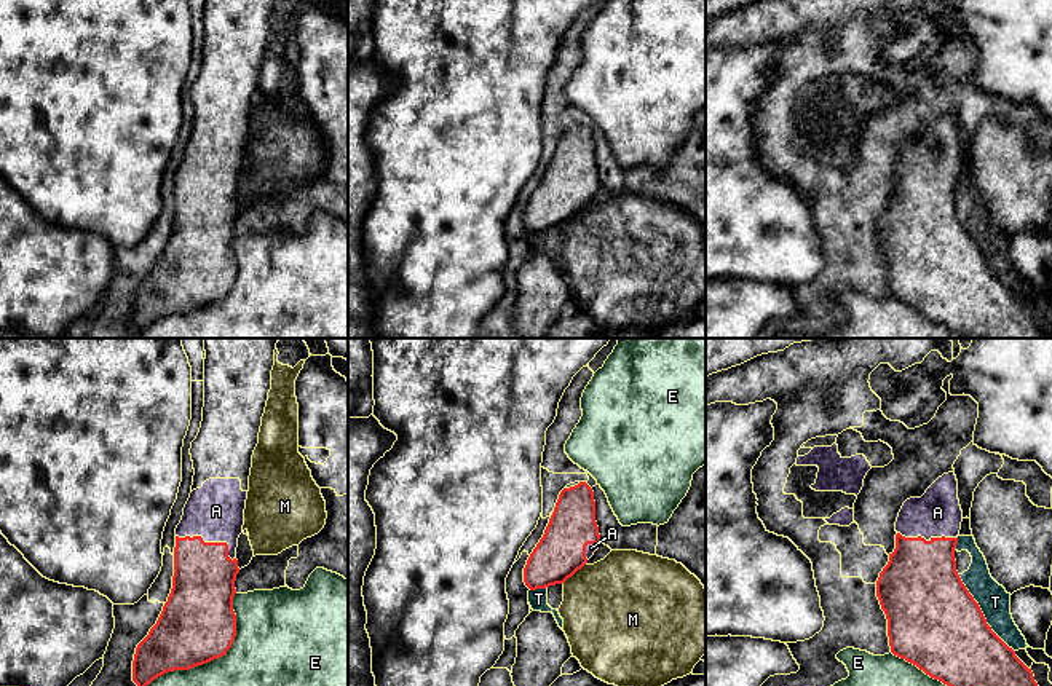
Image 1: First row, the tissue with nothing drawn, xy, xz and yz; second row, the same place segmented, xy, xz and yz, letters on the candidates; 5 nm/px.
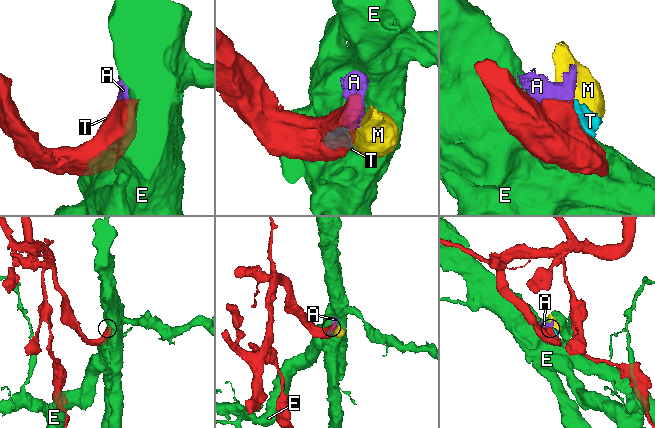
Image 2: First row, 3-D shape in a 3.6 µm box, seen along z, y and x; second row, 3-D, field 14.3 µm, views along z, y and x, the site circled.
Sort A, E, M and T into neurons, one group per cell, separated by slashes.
A / E / M T

